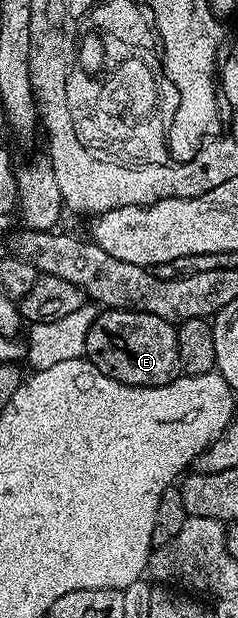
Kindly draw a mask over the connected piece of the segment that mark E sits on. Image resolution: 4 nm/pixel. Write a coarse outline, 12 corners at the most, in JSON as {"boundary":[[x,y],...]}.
{"boundary":[[103,310],[85,358],[133,387],[178,378],[175,324]]}

